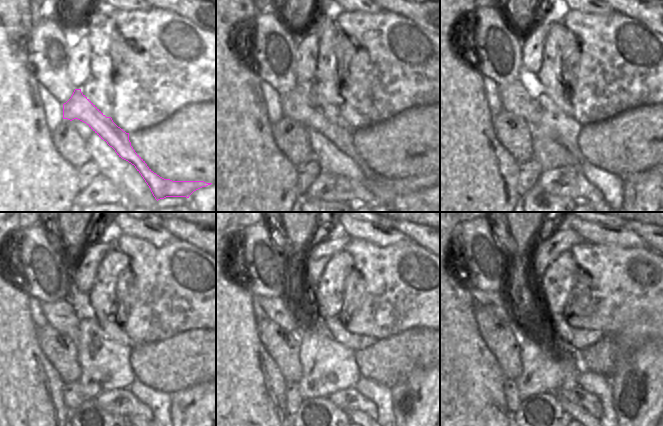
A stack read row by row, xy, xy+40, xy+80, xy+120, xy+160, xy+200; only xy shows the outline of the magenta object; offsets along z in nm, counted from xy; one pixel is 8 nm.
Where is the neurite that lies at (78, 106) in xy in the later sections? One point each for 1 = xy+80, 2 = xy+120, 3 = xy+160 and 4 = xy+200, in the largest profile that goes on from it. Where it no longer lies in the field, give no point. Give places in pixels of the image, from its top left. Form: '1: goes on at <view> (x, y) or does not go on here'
1: goes on at xy+80 (515, 98)
2: goes on at xy+120 (64, 315)
3: goes on at xy+160 (277, 309)
4: goes on at xy+200 (494, 302)

